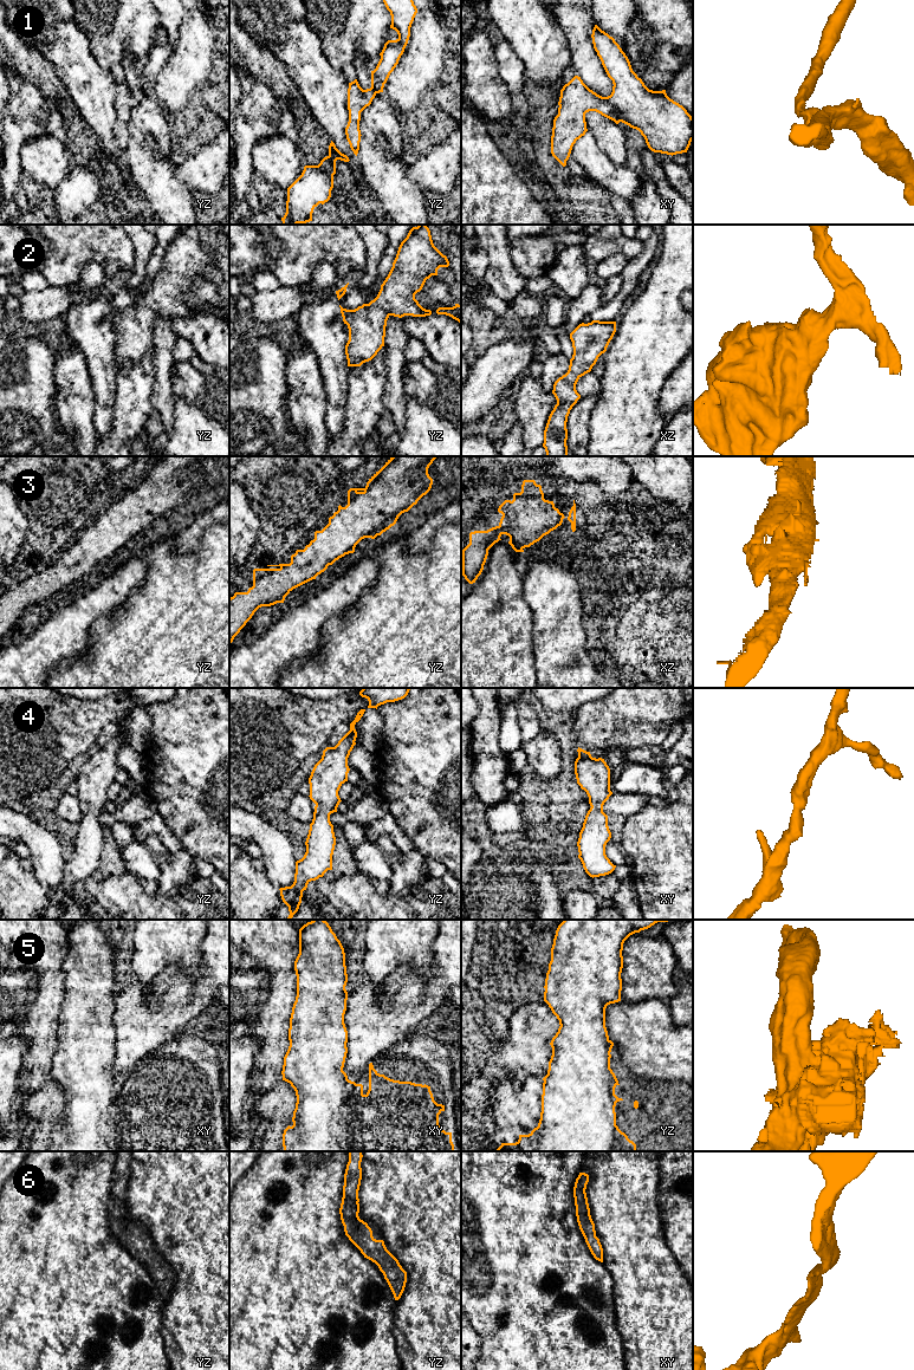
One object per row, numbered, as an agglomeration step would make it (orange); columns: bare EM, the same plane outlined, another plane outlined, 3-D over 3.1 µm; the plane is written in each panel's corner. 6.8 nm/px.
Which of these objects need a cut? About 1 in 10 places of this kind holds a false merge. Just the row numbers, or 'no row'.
no row

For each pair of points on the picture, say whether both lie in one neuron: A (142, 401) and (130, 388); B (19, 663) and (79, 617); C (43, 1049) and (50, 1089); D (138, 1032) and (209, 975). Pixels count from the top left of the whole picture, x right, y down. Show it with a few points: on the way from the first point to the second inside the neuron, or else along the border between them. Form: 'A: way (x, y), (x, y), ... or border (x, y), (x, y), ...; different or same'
A: way (138, 397), (134, 391); same
B: way (34, 657), (64, 632); same
C: border (50, 1079), (47, 1082); different
D: way (156, 1014), (174, 998), (187, 998), (192, 993); same

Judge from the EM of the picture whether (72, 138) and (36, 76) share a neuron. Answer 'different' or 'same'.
same

